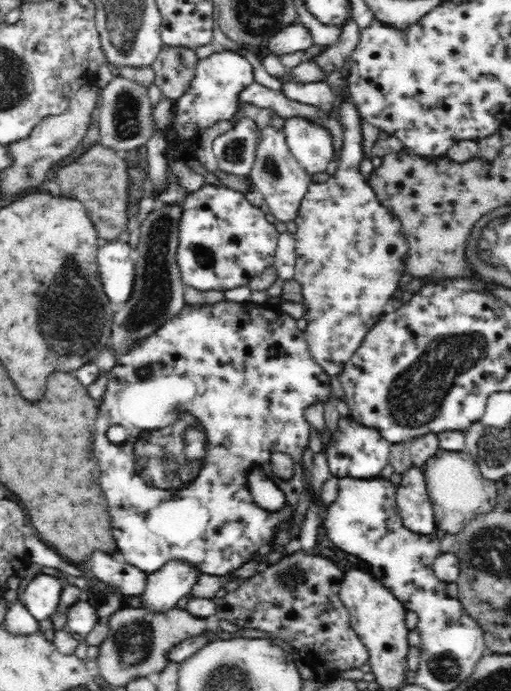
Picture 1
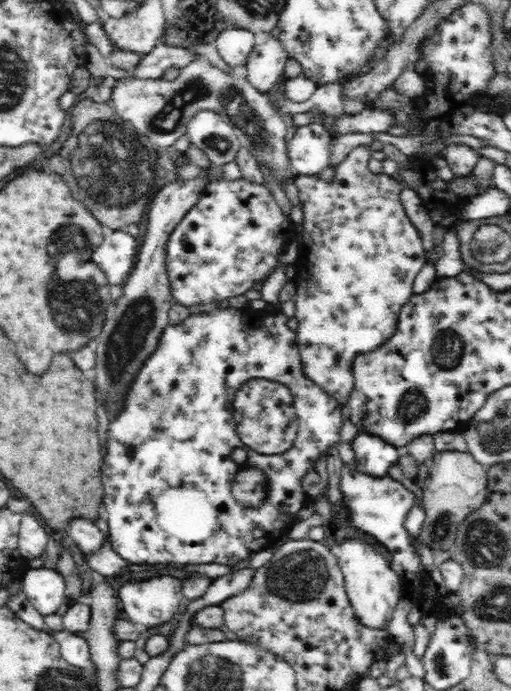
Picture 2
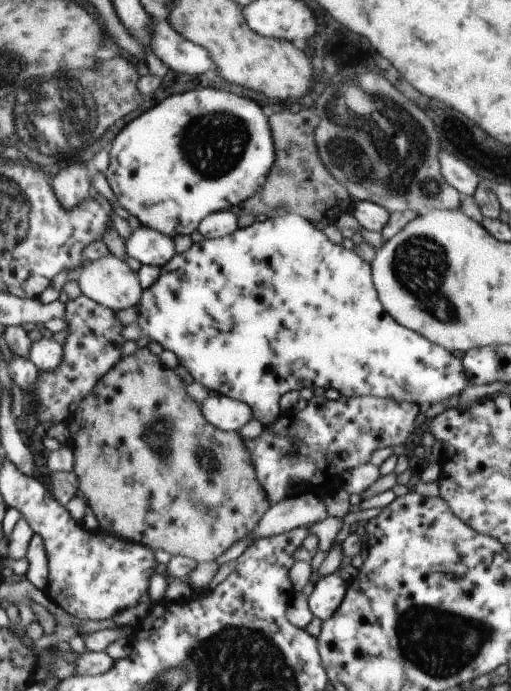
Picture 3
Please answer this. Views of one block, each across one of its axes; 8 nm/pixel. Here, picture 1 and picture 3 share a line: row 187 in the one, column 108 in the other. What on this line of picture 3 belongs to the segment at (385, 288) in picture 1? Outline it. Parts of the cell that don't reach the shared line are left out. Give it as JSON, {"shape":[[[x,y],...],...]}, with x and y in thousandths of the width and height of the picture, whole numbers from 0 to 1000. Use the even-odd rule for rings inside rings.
{"shape":[[[159,425],[135,433],[129,438],[129,452],[137,478],[123,499],[125,518],[119,530],[104,540],[80,540],[70,567],[63,569],[78,611],[127,612],[139,599],[135,588],[166,579],[198,553],[198,547],[211,543],[243,517],[245,472],[233,466],[217,446]]]}

